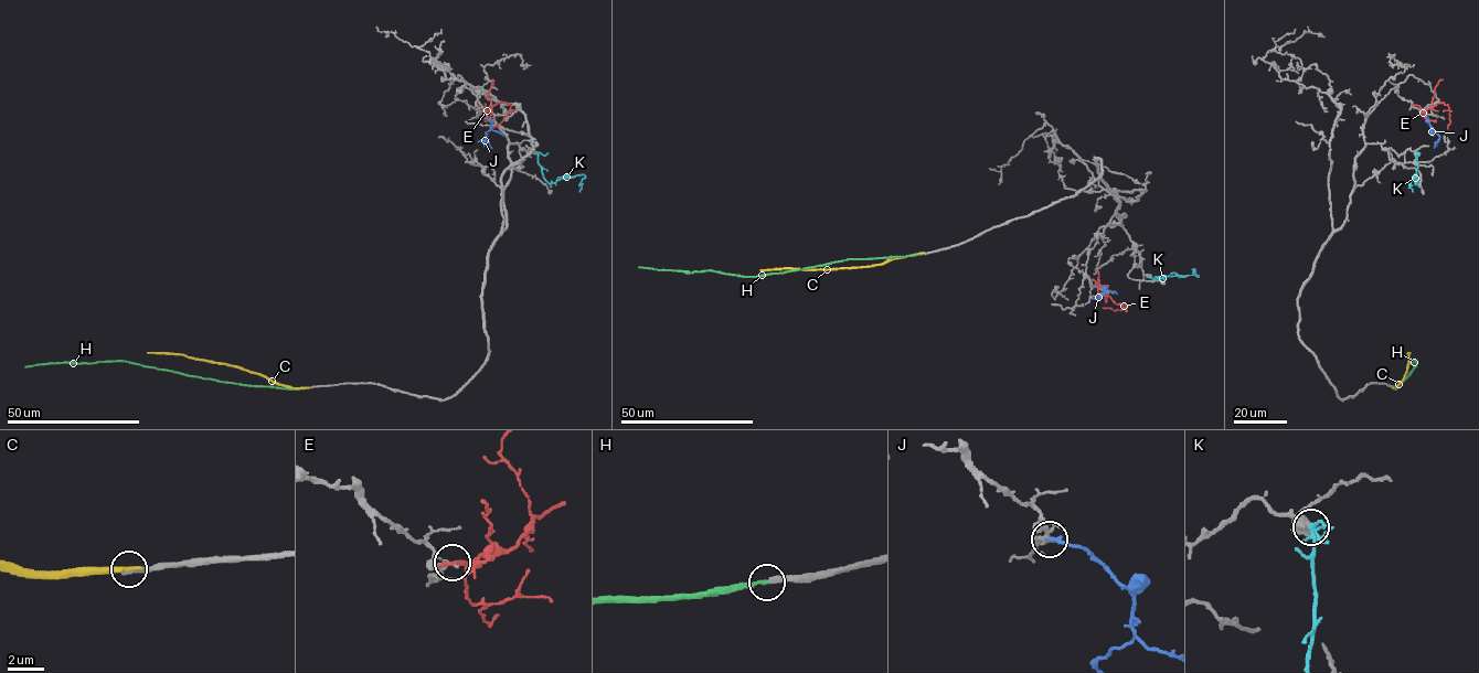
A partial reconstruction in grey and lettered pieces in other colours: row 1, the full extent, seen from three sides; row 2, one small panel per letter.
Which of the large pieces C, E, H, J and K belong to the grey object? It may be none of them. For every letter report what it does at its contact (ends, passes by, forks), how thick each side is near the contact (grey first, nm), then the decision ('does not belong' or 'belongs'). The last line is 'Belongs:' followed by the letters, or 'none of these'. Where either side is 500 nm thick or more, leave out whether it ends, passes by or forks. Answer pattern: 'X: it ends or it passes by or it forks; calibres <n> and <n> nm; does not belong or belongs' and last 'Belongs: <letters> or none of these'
C: it ends; calibres 360 and 340 nm; does not belong
E: it ends; calibres 100 and 240 nm; does not belong
H: it ends; calibres 280 and 240 nm; belongs
J: it ends; calibres 280 and 240 nm; does not belong
K: calibres 750 and 160 nm; does not belong
Belongs: H

